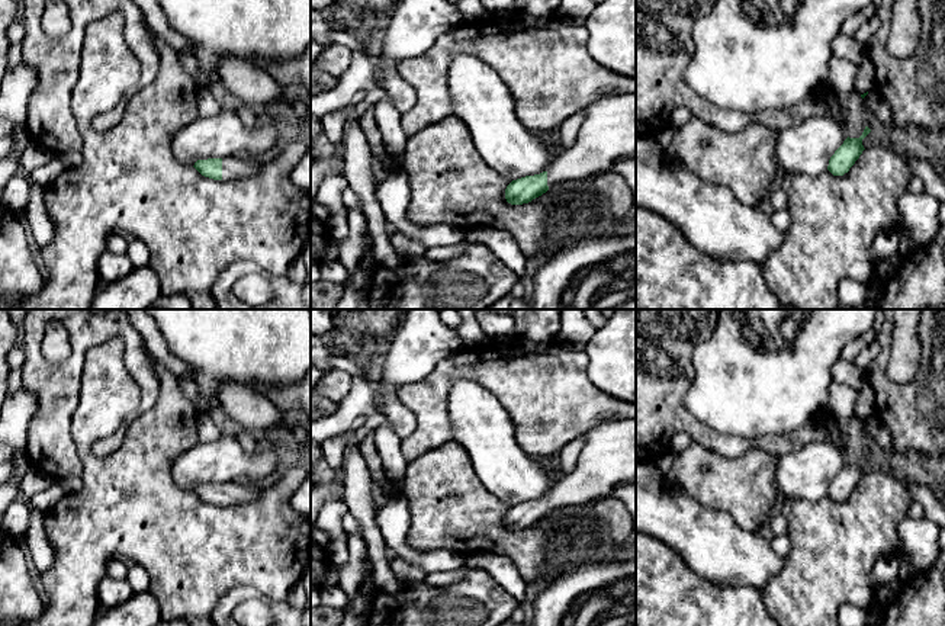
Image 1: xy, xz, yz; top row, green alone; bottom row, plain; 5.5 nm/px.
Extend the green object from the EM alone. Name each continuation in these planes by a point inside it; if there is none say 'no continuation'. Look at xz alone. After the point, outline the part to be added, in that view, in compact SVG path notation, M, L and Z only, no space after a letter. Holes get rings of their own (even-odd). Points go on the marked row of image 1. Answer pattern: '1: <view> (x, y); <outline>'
1: xz (607, 134); M636 92L601 97L584 109L584 122L570 148L556 155L549 166L549 189L573 182L582 182L607 171L620 158L636 155Z

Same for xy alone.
1: xy (241, 166); M245 155L222 158L222 180L254 176L260 171L261 166L261 160Z

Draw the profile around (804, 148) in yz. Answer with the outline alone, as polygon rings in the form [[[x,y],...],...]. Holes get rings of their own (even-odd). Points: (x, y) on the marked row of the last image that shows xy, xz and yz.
[[[813,116],[777,132],[777,170],[784,176],[819,176],[846,138],[845,125],[829,116]]]

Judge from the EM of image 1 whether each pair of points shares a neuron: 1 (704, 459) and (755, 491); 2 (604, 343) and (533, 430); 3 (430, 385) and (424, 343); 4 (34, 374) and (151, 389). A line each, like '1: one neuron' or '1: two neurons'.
1: one neuron
2: two neurons
3: two neurons
4: one neuron

